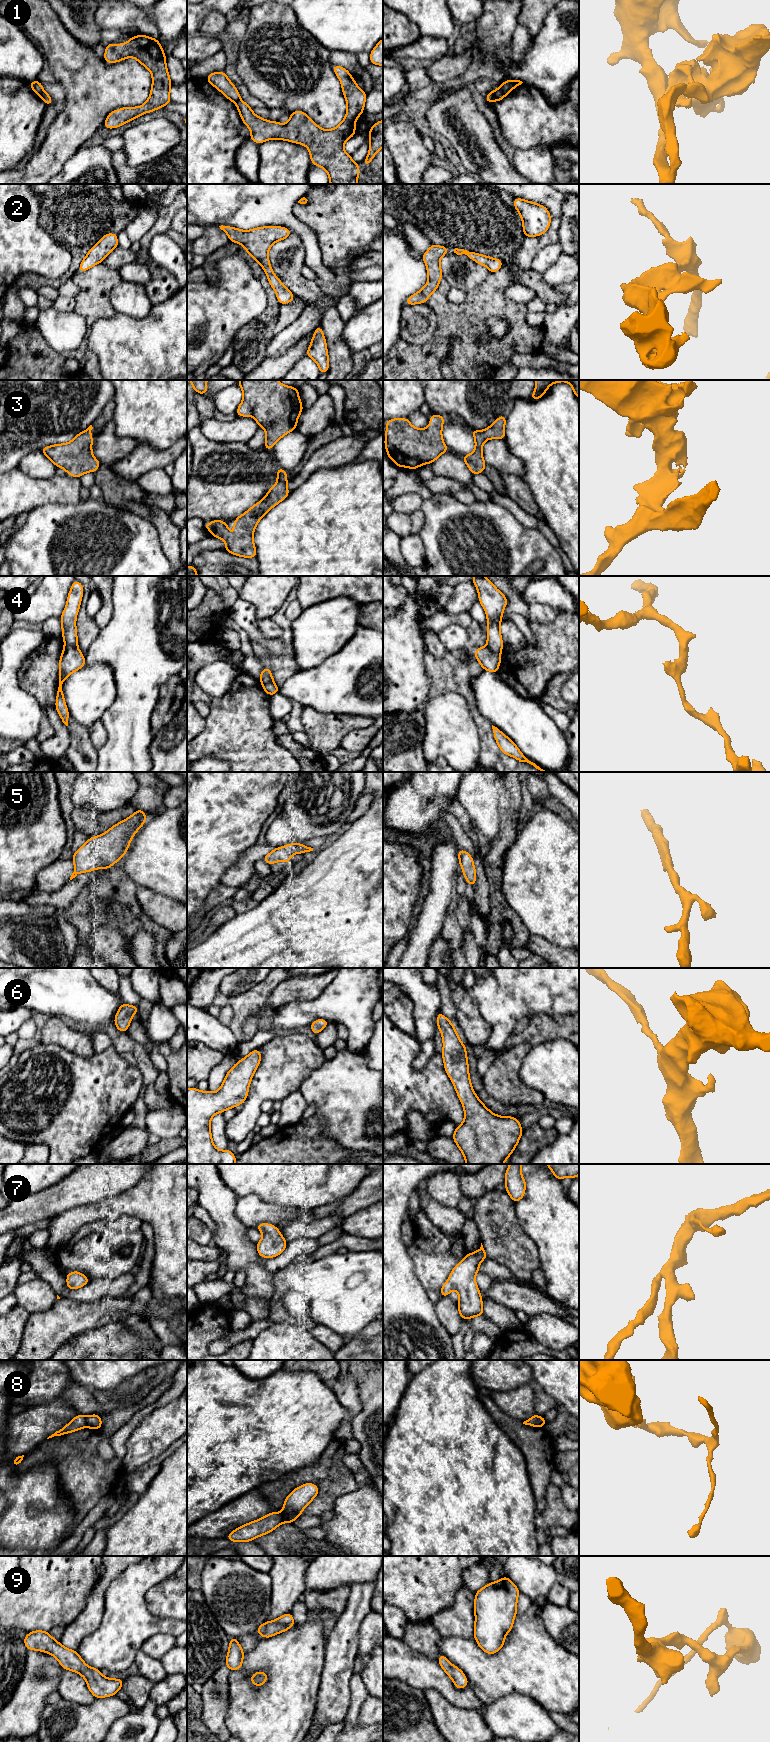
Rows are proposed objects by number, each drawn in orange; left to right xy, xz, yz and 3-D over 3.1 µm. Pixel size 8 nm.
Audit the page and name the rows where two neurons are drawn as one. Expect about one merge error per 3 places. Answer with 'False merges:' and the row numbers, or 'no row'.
False merges: 1, 4, 8

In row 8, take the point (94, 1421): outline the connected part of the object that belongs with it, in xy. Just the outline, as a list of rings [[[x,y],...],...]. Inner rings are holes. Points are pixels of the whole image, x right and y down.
[[[93,1414],[86,1417],[87,1427],[90,1429],[100,1430],[102,1427],[102,1420],[99,1414]]]

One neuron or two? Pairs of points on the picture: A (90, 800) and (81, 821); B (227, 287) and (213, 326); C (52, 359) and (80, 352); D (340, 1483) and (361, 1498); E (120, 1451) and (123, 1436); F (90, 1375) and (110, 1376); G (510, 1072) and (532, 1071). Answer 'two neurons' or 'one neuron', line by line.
A: two neurons
B: one neuron
C: one neuron
D: two neurons
E: one neuron
F: one neuron
G: two neurons

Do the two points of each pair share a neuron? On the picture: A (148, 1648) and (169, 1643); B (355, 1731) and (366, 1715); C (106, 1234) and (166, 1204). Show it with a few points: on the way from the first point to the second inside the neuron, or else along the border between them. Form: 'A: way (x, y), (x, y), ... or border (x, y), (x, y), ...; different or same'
A: way (153, 1647), (164, 1643); same
B: border (365, 1700), (361, 1707), (359, 1722), (368, 1726); different
C: border (115, 1220), (122, 1215), (133, 1215), (142, 1222); different

